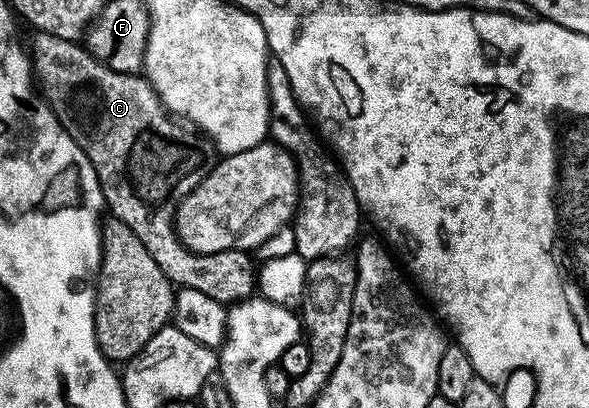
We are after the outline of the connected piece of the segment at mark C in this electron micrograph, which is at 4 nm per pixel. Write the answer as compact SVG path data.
M38 33L36 37L31 49L31 74L39 87L40 97L41 94L45 97L42 99L55 112L59 124L63 124L71 140L75 140L75 144L83 148L87 160L91 160L97 183L101 185L104 205L109 205L108 213L127 224L127 228L131 228L131 232L143 240L143 248L151 252L155 264L163 268L174 287L196 288L199 292L207 292L211 300L222 304L232 304L250 297L255 290L255 266L246 251L234 248L214 254L195 254L178 241L175 233L175 203L183 194L180 182L189 178L188 185L195 187L209 175L211 161L205 155L204 148L197 142L189 143L188 136L167 115L157 94L150 89L144 77L115 72L106 63L90 56L88 50L77 42L43 33Z

